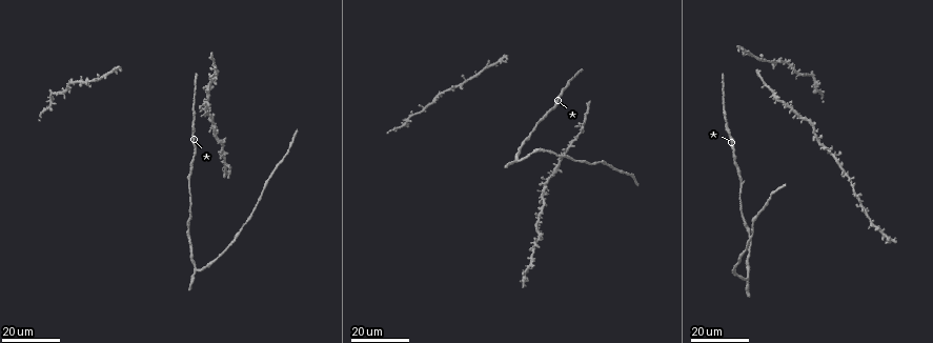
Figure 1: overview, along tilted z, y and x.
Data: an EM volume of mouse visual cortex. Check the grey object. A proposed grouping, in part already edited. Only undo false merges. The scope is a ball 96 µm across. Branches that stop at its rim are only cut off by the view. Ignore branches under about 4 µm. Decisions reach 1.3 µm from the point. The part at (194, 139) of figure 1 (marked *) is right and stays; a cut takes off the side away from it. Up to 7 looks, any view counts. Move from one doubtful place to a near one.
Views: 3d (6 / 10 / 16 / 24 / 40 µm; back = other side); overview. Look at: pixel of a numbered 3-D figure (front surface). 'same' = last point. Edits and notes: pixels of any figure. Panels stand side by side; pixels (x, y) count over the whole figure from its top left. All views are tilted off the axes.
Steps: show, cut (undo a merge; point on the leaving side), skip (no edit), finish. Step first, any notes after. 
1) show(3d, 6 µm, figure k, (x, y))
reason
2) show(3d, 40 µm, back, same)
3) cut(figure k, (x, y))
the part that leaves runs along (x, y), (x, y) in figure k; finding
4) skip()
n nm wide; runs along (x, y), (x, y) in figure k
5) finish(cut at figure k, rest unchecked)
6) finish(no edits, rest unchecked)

show(3d, 16 µm, figure 1, (256, 207))
sudden change in width

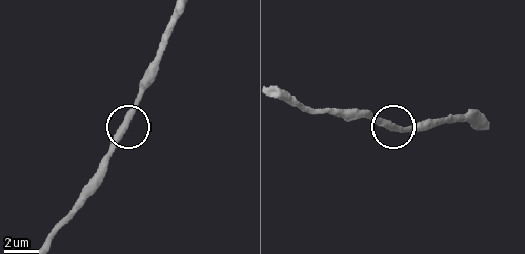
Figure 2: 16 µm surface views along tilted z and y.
show(3d, 10 µm, figure 2, (392, 126))
closer look

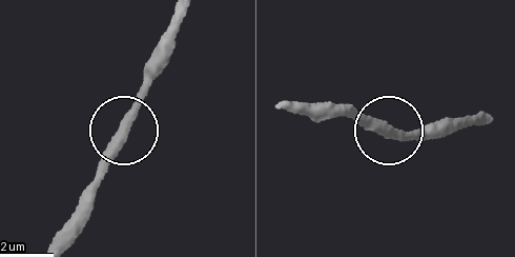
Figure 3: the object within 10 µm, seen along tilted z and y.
skip()
runs along (50, 242), (151, 73) in figure 3; all the same neuron

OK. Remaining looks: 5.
show(3d, 24 µm, figure 1, (190, 234))
calibre changes

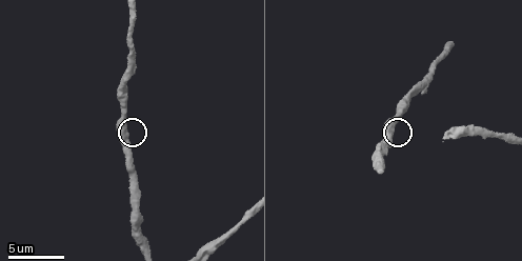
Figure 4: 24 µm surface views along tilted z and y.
show(3d, 10 µm, figure 4, (123, 132))
zoom in

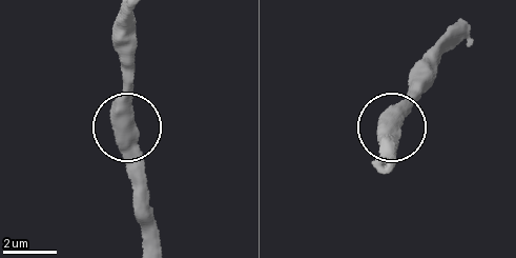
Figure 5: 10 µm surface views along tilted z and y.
skip()
one neuron here

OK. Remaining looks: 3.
show(3d, 16 µm, figure 1, (544, 192))
looks like a crossing

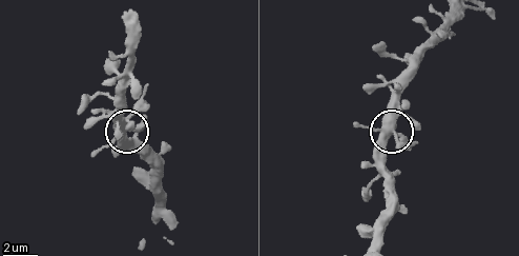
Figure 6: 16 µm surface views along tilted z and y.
show(3d, 6 µm, same)

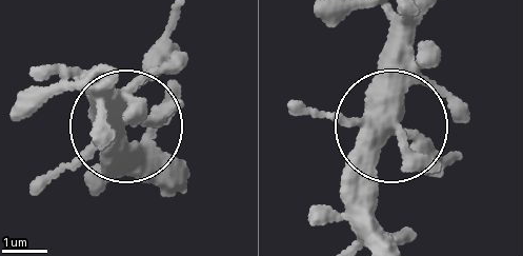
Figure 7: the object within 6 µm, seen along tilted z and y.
skip()
420 nm wide; all the same neuron

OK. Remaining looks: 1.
finish(no edits, rest unchecked)

